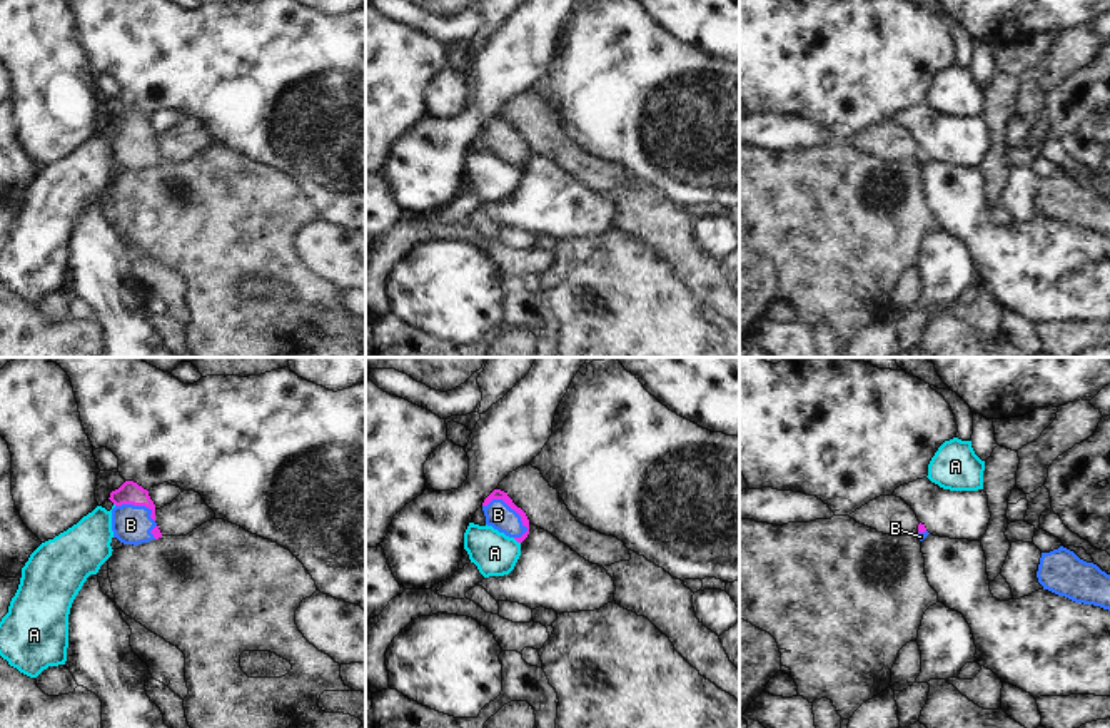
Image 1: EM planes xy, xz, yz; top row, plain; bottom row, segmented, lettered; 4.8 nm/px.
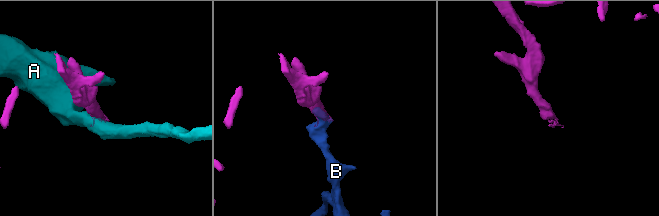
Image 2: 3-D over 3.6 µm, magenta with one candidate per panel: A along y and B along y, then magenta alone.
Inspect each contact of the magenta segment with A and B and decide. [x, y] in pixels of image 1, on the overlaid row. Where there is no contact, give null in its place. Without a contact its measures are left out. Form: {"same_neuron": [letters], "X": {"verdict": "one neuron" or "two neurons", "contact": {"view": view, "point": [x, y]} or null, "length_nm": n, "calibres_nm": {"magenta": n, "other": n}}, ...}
{"same_neuron": ["B"], "A": {"verdict": "two neurons", "contact": {"view": "xz", "point": [516, 540]}, "length_nm": 50, "calibres_nm": {"magenta": 50, "other": 200}}, "B": {"verdict": "one neuron", "contact": {"view": "xz", "point": [508, 505]}, "length_nm": 260, "calibres_nm": {"magenta": 50, "other": 130}}}

